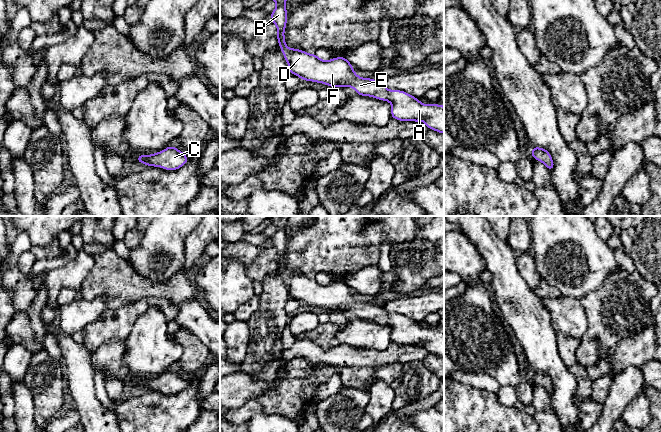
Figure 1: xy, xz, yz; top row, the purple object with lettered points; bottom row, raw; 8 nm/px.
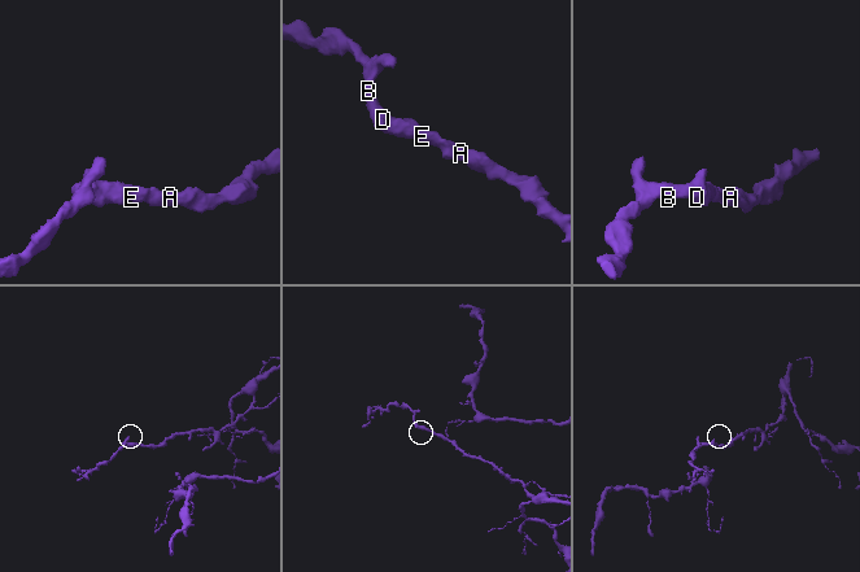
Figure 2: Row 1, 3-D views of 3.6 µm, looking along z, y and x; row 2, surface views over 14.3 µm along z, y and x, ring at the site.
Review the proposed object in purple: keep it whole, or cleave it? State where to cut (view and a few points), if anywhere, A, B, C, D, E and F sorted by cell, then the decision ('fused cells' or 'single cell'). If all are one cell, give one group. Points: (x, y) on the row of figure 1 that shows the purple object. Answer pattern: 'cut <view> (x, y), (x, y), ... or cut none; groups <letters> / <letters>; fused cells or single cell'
cut none; groups A B C D E F; single cell

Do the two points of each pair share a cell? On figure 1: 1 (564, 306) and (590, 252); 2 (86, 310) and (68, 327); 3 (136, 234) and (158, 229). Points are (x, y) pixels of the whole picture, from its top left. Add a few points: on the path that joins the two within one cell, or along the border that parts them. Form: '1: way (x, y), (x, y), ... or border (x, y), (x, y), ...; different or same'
1: border (562, 295), (575, 297), (580, 300); different
2: way (82, 313), (72, 323); same
3: border (148, 226), (140, 243), (130, 250); different

